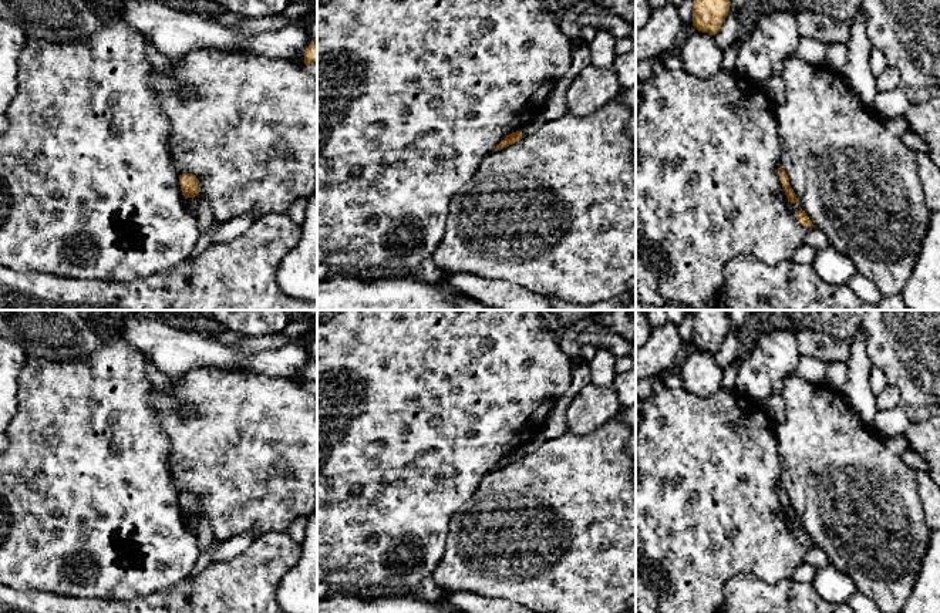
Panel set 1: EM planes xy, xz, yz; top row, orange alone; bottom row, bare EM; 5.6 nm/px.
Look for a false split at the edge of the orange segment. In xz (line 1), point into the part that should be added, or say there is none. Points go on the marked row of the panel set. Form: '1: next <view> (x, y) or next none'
1: next none

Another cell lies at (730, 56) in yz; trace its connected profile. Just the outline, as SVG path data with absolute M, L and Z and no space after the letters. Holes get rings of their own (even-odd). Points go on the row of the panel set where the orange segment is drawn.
M735 41L725 53L721 64L721 70L731 71L735 70L735 61L738 57L741 41Z

